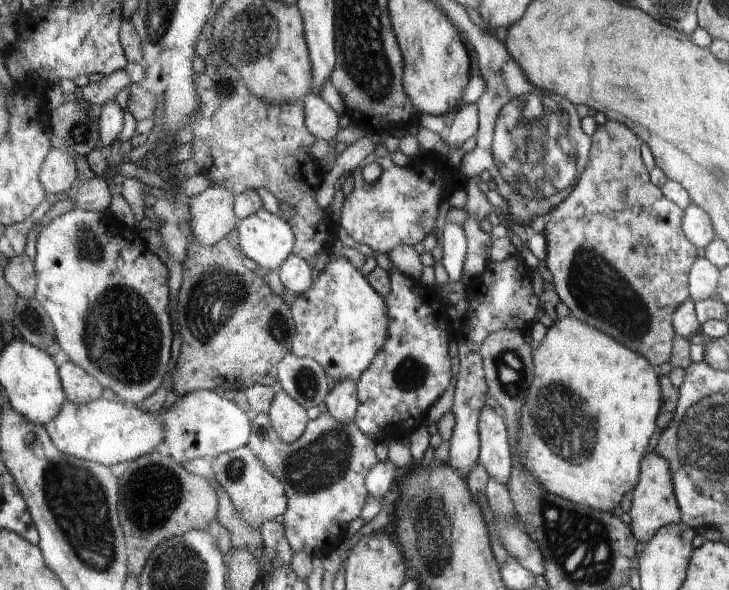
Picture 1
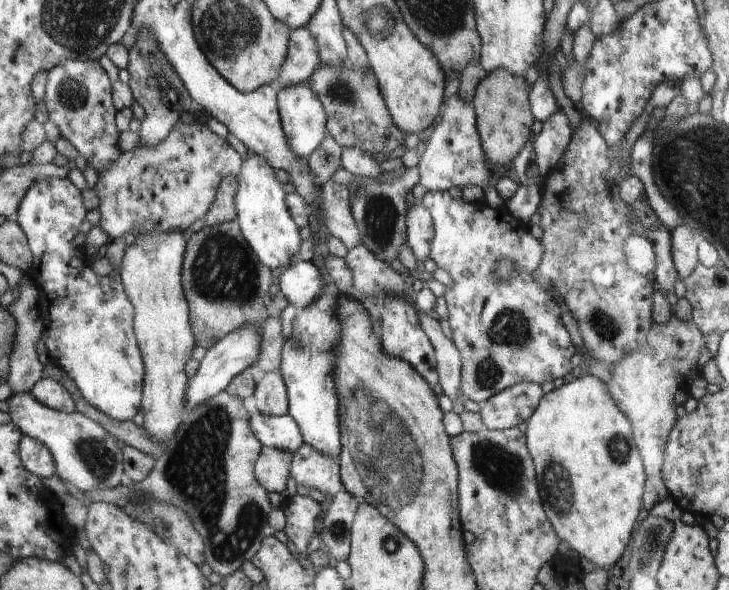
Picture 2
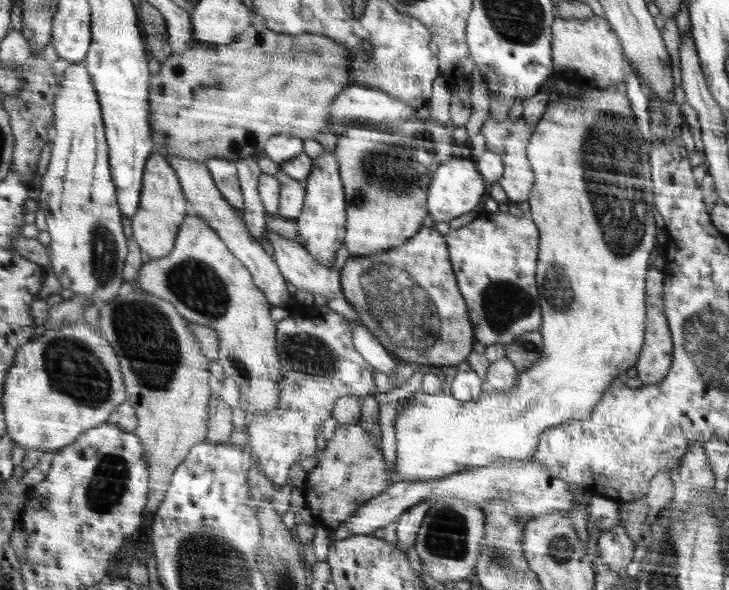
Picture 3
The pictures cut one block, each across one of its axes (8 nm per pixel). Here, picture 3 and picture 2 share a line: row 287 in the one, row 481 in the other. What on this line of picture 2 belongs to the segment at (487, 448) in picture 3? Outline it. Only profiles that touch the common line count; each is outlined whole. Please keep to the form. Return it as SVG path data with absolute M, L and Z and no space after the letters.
M583 374L543 394L536 410L524 423L523 431L527 436L527 447L535 460L540 502L554 532L558 538L562 538L562 543L570 546L570 550L580 554L584 563L592 562L597 568L610 569L620 560L634 534L634 524L642 508L644 468L631 421L616 404L608 383L596 376Z

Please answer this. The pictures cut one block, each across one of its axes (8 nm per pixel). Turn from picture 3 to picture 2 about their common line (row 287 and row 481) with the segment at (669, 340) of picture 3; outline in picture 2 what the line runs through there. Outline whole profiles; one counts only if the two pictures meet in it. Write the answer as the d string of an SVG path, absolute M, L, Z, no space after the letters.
M674 314L666 326L656 324L648 344L630 352L612 366L612 380L608 383L616 404L631 421L635 443L638 445L642 464L646 470L646 488L644 488L644 508L648 512L669 497L666 482L662 482L662 462L665 460L664 448L676 423L674 394L690 386L696 378L702 376L702 368L712 358L706 348L705 337L694 321L680 320Z

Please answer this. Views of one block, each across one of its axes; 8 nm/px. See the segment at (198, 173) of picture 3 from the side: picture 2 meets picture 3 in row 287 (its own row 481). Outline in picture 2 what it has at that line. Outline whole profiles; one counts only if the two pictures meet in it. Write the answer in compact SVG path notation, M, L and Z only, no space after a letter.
M264 446L255 462L256 480L268 489L268 492L280 494L284 490L284 482L288 482L288 468L292 457L286 452L284 462L284 450Z

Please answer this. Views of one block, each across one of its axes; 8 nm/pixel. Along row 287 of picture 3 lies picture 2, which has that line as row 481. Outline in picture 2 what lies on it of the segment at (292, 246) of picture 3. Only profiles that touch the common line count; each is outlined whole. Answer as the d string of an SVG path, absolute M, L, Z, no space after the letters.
M304 444L293 453L292 478L298 488L316 488L331 499L343 486L339 466L339 458L326 456Z

